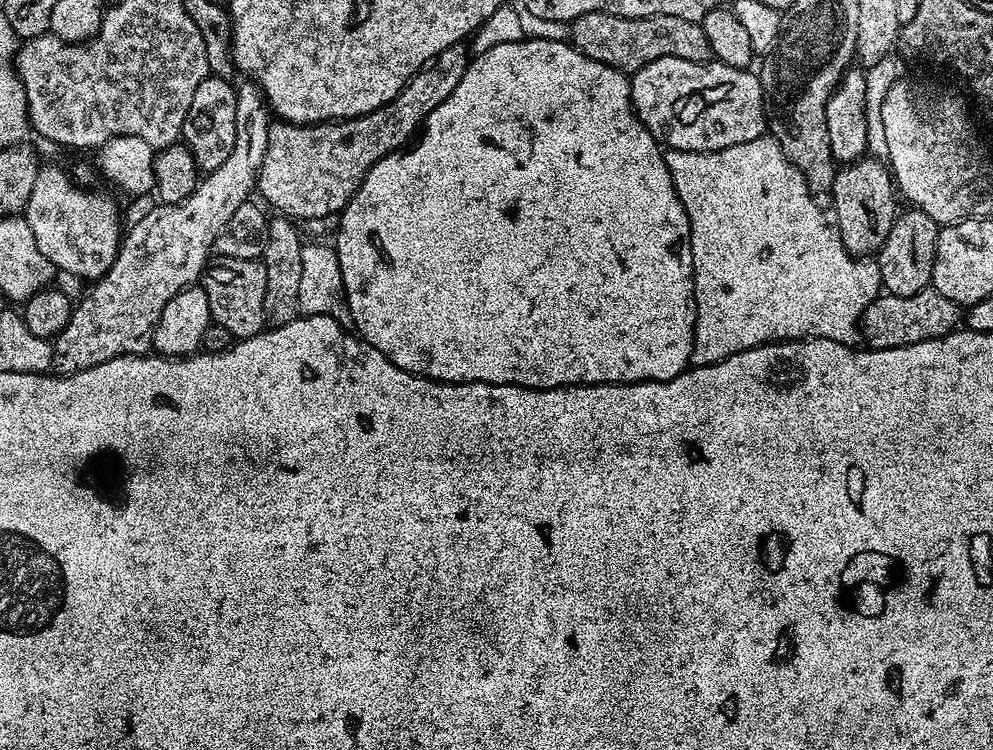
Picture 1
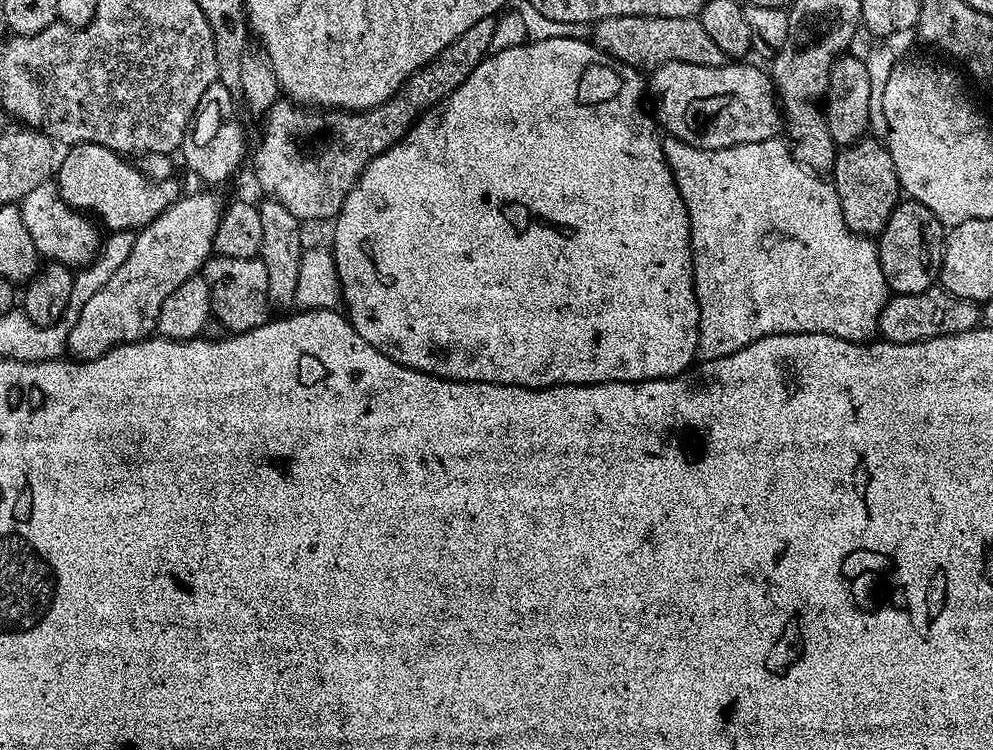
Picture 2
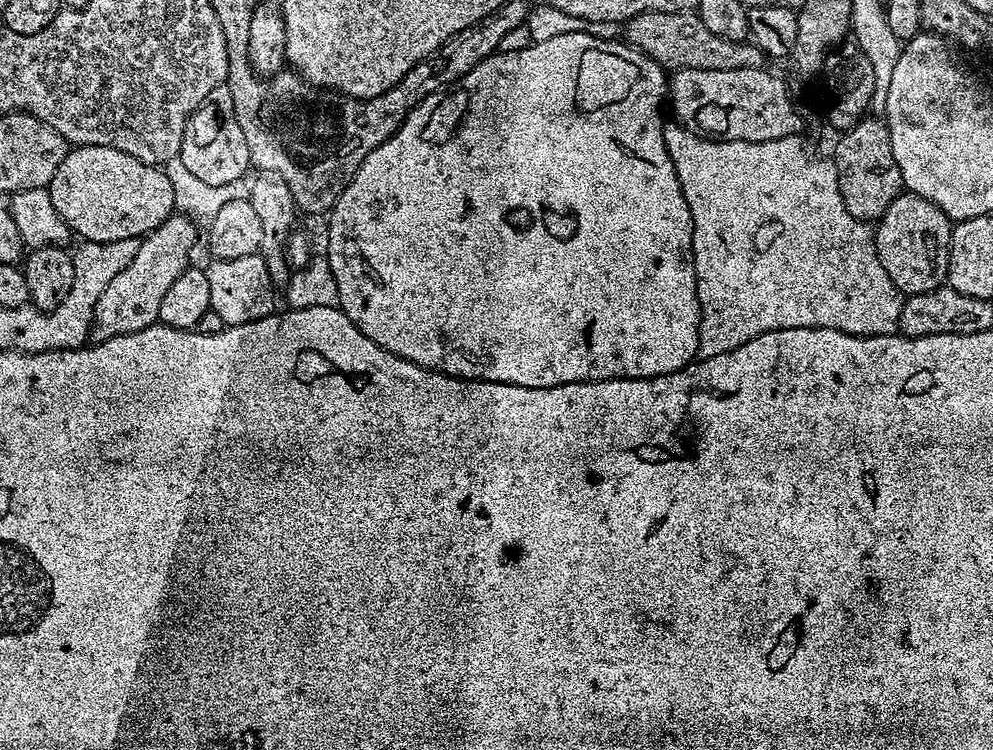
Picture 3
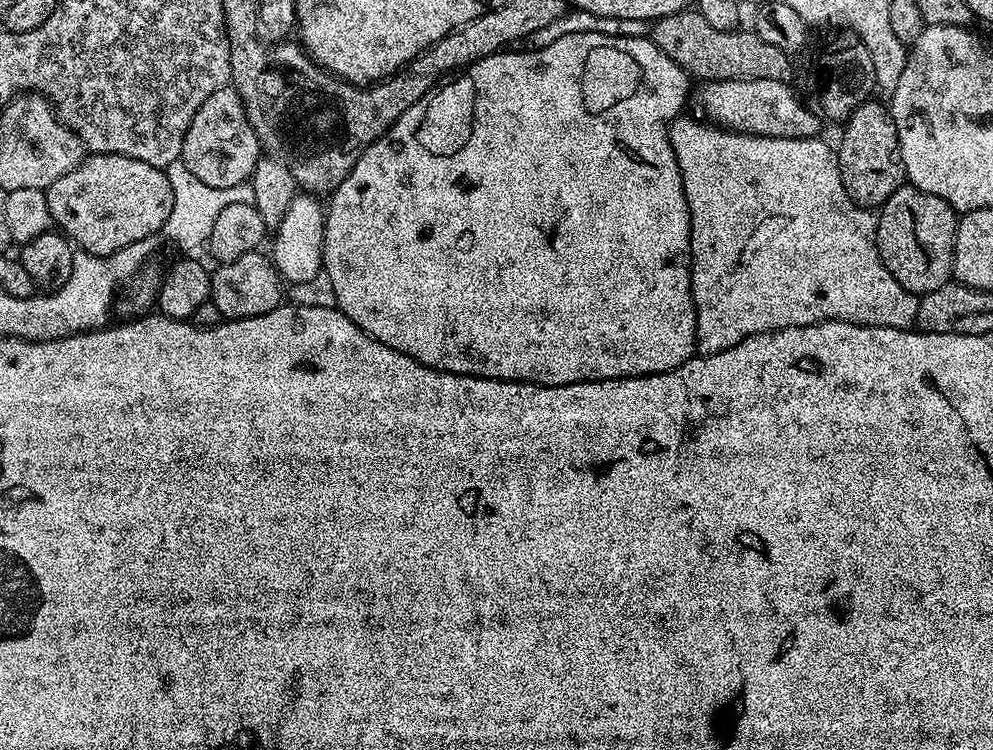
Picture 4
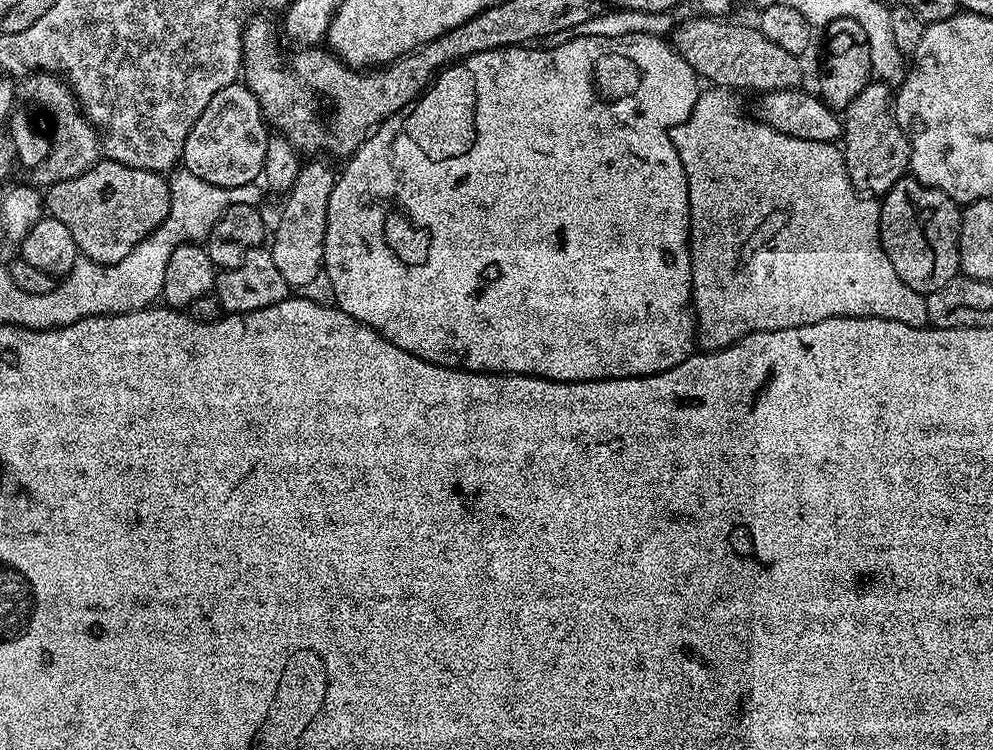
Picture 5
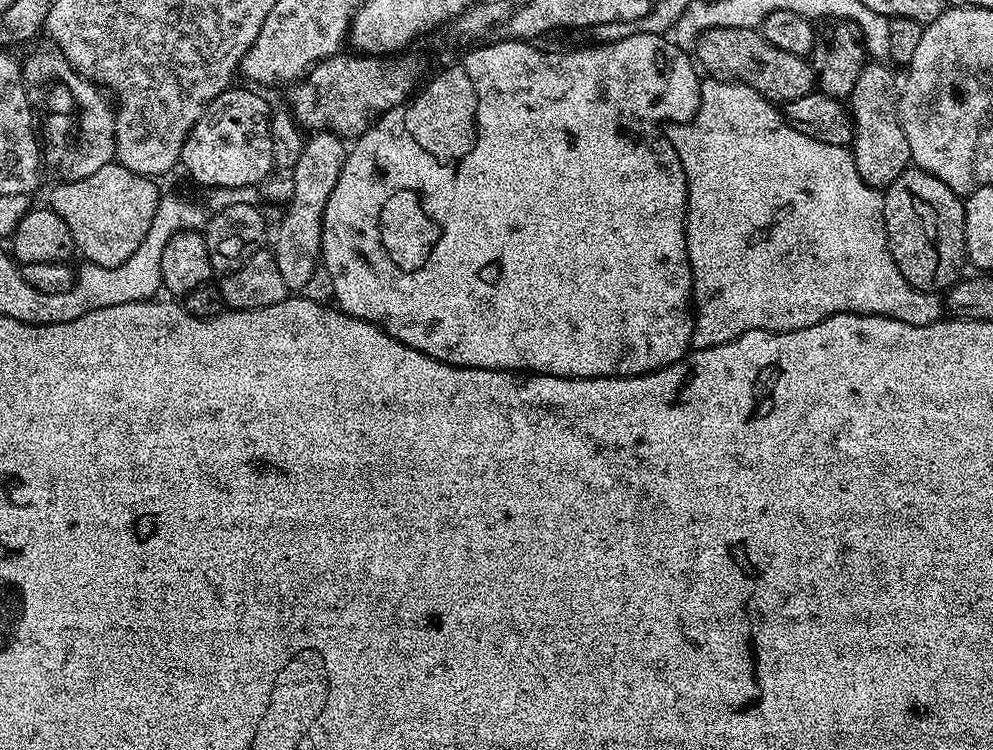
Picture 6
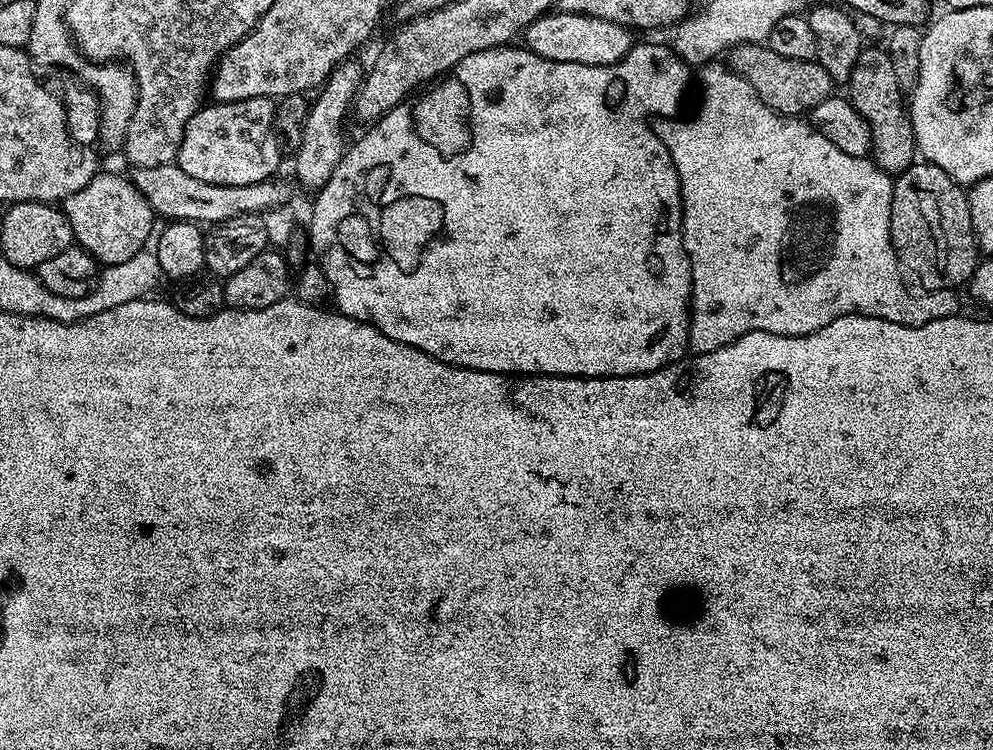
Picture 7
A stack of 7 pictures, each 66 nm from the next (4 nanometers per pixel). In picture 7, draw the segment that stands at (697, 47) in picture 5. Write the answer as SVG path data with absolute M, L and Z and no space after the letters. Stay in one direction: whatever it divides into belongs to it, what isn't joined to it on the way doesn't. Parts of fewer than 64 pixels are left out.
M763 43L740 44L732 48L727 53L726 63L732 71L746 78L750 86L754 86L758 98L762 98L762 102L770 106L772 112L781 116L803 117L811 113L818 102L826 102L826 98L834 92L834 82L819 62L782 58L782 54L774 54L774 50Z

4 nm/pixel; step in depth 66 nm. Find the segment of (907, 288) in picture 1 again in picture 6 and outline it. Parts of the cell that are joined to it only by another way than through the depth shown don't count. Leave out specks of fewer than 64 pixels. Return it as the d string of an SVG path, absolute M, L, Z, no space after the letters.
M910 166L889 188L883 189L884 225L888 249L894 262L919 292L940 294L965 275L966 234L964 233L964 201L946 182L938 182L934 174Z

